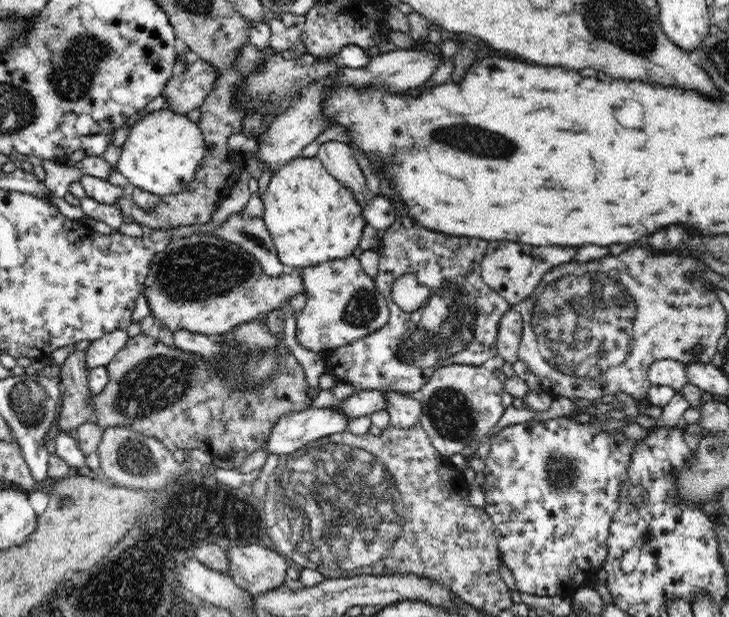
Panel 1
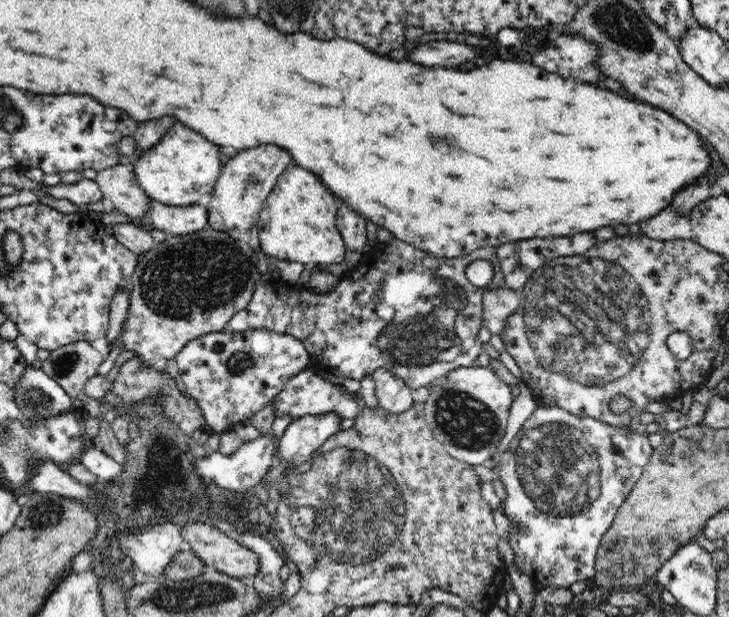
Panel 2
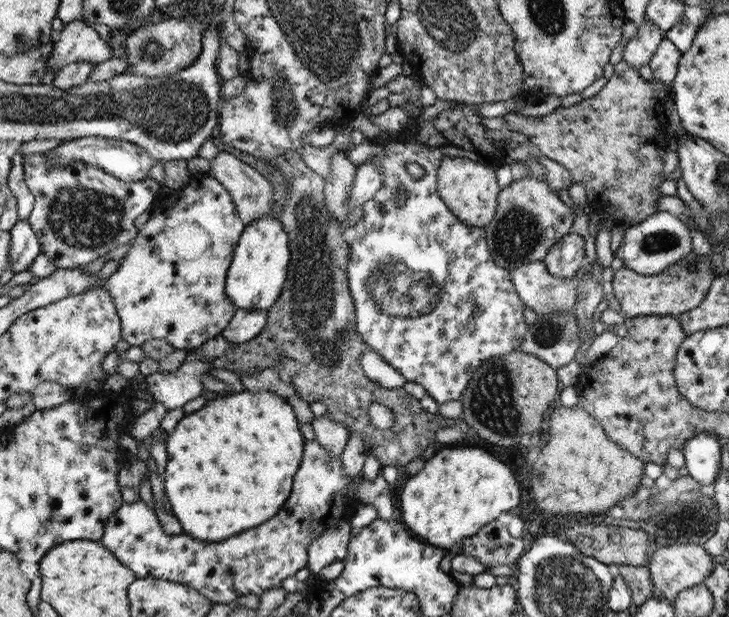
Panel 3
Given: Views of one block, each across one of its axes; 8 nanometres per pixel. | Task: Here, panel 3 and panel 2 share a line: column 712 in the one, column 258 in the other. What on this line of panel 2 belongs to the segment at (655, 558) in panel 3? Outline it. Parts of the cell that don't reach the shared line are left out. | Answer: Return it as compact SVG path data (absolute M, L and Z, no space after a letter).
M190 522L181 528L182 539L190 543L191 551L201 558L208 569L220 570L220 572L234 578L254 576L259 569L259 556L249 548L242 546L238 541L230 539L228 535L211 524L202 522Z

